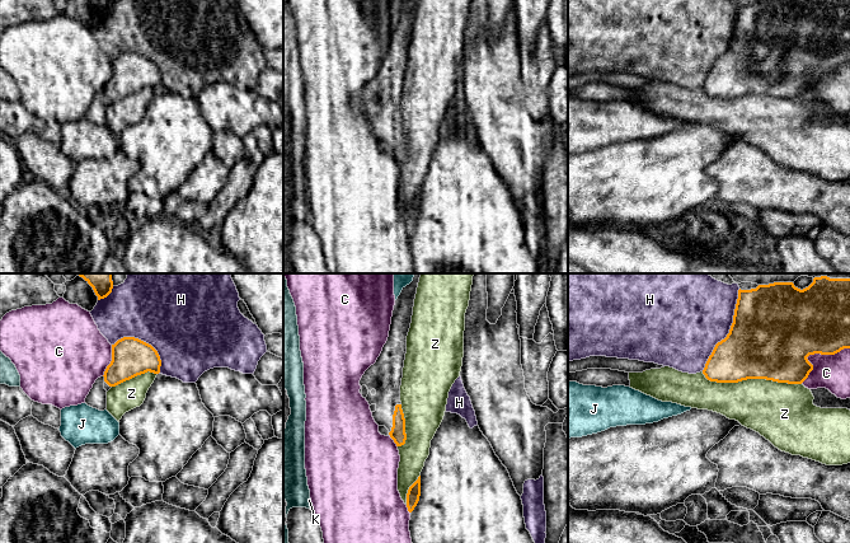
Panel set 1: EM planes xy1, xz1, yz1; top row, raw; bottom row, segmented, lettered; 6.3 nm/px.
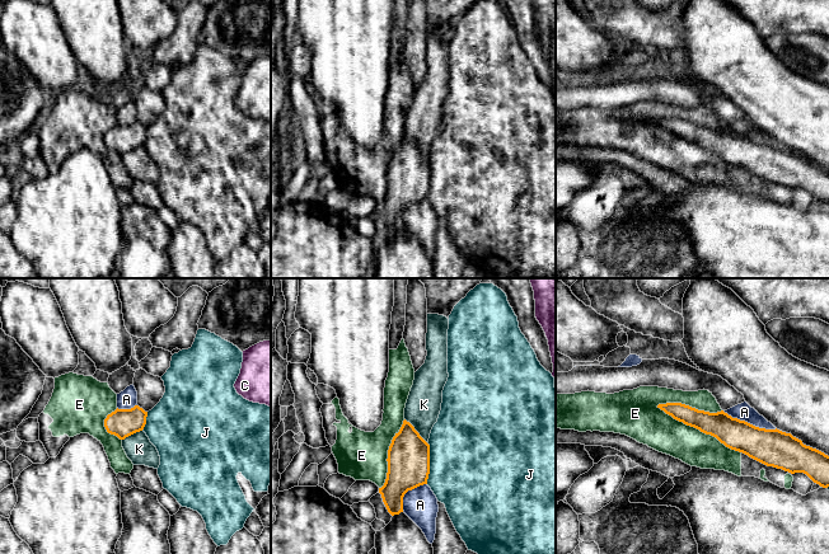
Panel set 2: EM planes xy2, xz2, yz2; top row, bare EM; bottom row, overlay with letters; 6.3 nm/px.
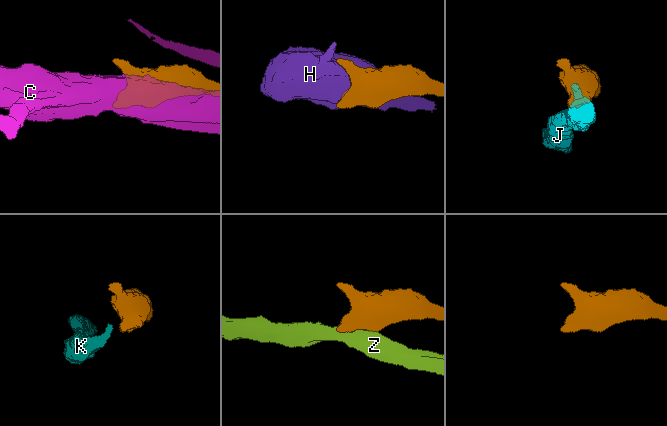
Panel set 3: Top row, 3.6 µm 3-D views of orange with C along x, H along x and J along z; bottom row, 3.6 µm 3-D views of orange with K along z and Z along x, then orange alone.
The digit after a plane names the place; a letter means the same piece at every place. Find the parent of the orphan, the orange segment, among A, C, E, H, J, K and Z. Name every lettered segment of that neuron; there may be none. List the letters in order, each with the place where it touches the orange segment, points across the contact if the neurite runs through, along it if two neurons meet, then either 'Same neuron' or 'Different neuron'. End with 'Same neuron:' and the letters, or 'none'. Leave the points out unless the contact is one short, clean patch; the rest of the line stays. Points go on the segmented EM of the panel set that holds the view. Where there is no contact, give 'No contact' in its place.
A: Touches orange at yz2 (749, 423). Different neuron
C: Touches orange at yz1 (815, 352). Different neuron
E: Touches orange at yz2 (698, 428). Different neuron
H: Touches orange at yz1 (729, 331). Different neuron
J: Touches orange at xz2 (429, 464). Different neuron
K: Touches orange at xz2 (416, 431). Different neuron
Z: Touches orange at yz1 (751, 378). Different neuron
Same neuron: none

